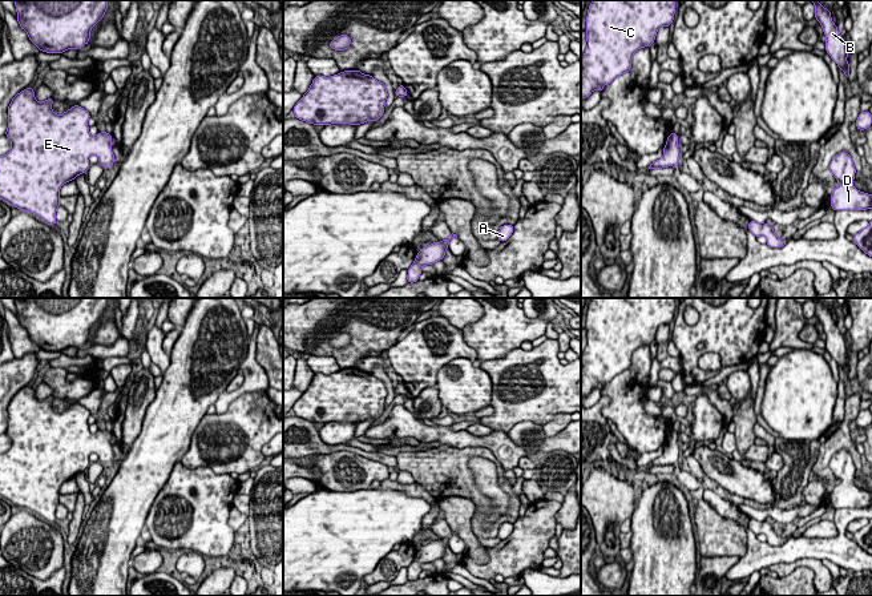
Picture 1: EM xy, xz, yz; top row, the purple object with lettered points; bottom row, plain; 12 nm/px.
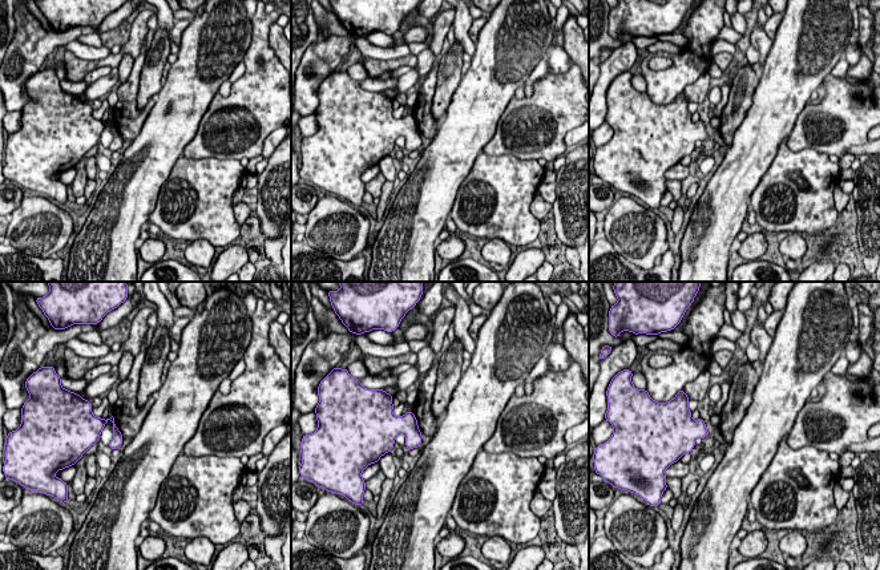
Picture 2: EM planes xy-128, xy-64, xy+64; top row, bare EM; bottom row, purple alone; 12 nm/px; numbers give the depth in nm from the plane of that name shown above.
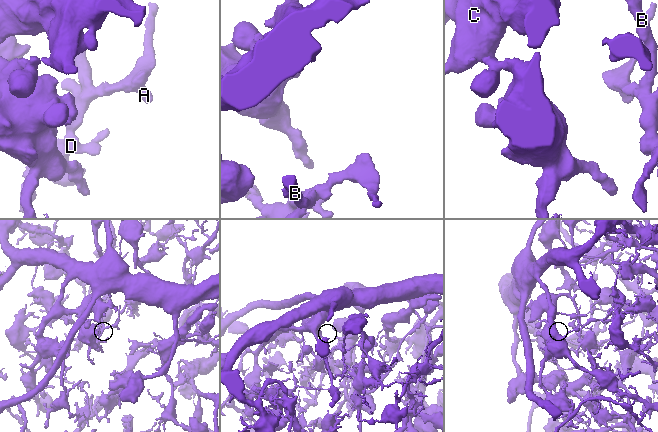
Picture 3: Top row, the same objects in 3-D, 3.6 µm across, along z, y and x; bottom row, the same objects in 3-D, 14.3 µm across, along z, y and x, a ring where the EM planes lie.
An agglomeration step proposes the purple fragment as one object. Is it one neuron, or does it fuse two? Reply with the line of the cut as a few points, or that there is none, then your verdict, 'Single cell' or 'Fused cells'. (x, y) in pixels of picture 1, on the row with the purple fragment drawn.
No split. Single cell

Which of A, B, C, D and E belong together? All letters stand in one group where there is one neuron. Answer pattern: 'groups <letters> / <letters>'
groups A B C D E

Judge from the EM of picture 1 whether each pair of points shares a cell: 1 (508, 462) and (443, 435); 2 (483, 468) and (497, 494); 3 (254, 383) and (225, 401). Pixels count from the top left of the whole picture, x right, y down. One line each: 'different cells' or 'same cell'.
1: same cell
2: same cell
3: same cell

